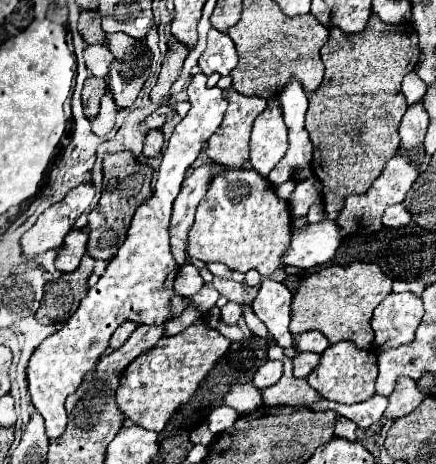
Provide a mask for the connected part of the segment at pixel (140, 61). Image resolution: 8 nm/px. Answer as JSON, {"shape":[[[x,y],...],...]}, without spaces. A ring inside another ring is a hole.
{"shape":[[[124,32],[108,36],[108,48],[114,54],[108,74],[108,88],[120,108],[132,106],[142,84],[150,76],[152,54],[142,40],[130,38]]]}

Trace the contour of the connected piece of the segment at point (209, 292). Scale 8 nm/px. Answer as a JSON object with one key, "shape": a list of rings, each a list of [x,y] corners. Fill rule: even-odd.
{"shape":[[[207,283],[202,286],[202,290],[198,294],[190,296],[190,304],[196,304],[202,310],[202,314],[204,314],[206,310],[210,310],[216,304],[218,296],[220,296],[218,290],[212,284]]]}

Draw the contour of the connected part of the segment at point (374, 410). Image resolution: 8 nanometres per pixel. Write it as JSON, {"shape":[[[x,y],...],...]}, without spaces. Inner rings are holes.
{"shape":[[[374,396],[374,398],[370,398],[370,400],[362,402],[362,404],[350,404],[350,406],[322,400],[322,402],[318,402],[314,406],[314,410],[334,410],[334,412],[354,420],[360,428],[368,428],[368,426],[376,424],[382,418],[386,406],[388,406],[388,398],[386,396]]]}

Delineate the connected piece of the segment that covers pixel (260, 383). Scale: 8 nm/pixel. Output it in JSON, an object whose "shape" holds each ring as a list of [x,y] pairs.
{"shape":[[[268,360],[264,366],[258,368],[258,374],[254,374],[254,380],[252,384],[256,388],[268,388],[272,384],[276,384],[282,376],[282,362],[274,362],[274,360]]]}

